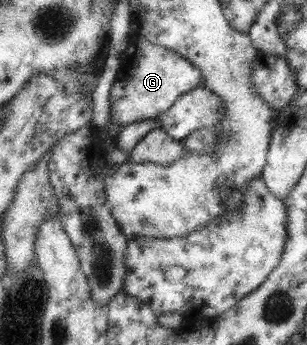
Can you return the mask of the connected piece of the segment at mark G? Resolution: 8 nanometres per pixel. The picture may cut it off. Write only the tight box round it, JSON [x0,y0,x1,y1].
[110,40,205,124]

